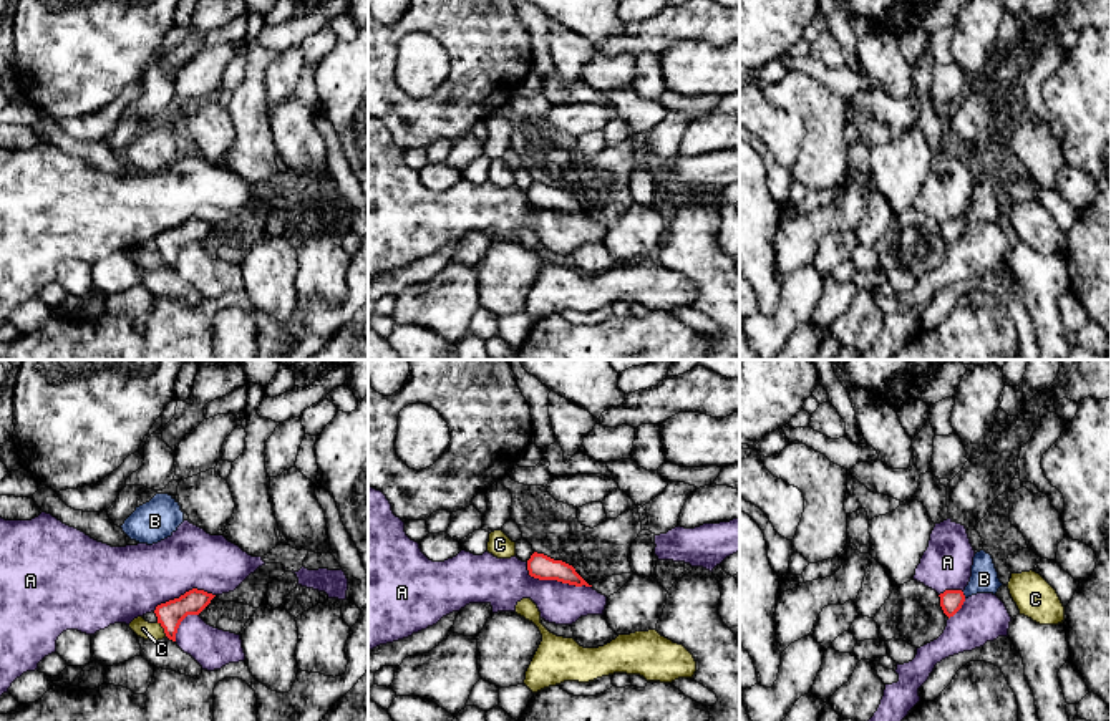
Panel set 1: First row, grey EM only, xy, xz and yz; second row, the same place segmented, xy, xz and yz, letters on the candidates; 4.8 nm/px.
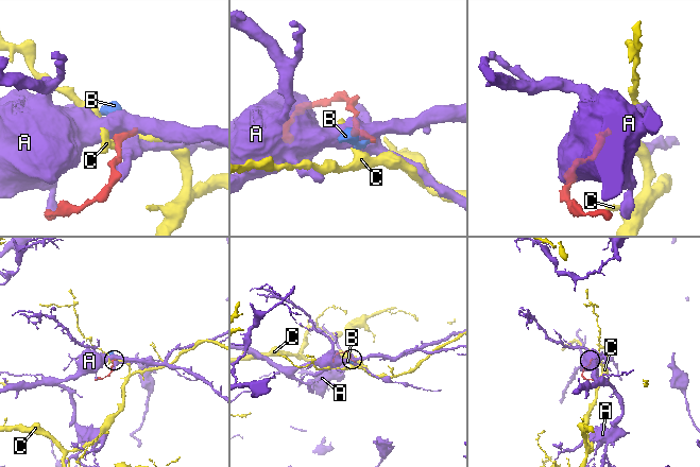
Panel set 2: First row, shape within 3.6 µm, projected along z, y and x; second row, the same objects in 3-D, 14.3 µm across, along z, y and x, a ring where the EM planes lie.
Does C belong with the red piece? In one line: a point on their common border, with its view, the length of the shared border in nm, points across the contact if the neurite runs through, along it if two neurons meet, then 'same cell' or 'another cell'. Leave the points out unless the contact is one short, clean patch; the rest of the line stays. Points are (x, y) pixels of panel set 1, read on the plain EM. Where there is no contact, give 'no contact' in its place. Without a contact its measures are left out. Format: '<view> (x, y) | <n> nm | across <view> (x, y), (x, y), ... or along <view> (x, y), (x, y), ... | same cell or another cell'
xy (163, 256) | 90 nm | along xy (156, 251), (166, 264) | another cell

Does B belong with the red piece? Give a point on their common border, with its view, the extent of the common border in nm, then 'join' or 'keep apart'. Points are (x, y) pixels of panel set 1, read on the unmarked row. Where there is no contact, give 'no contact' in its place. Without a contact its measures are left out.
contact yz (964, 224); length 40 nm; join

